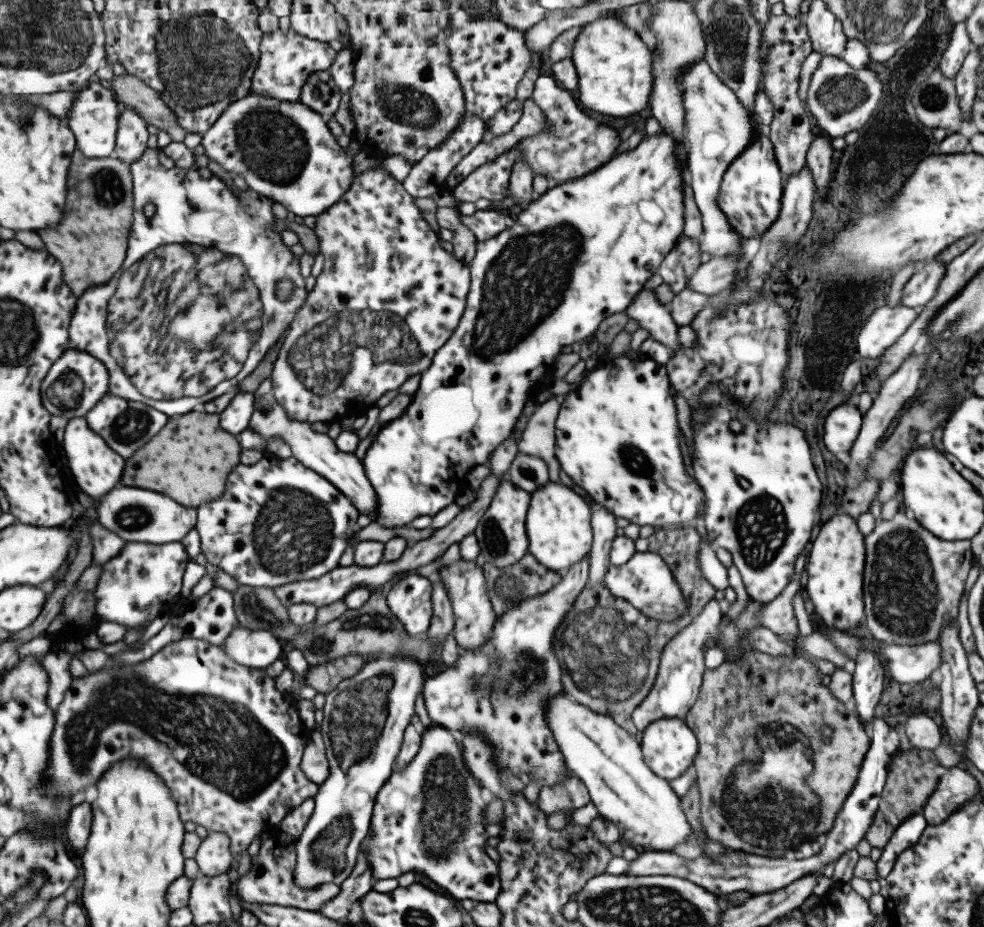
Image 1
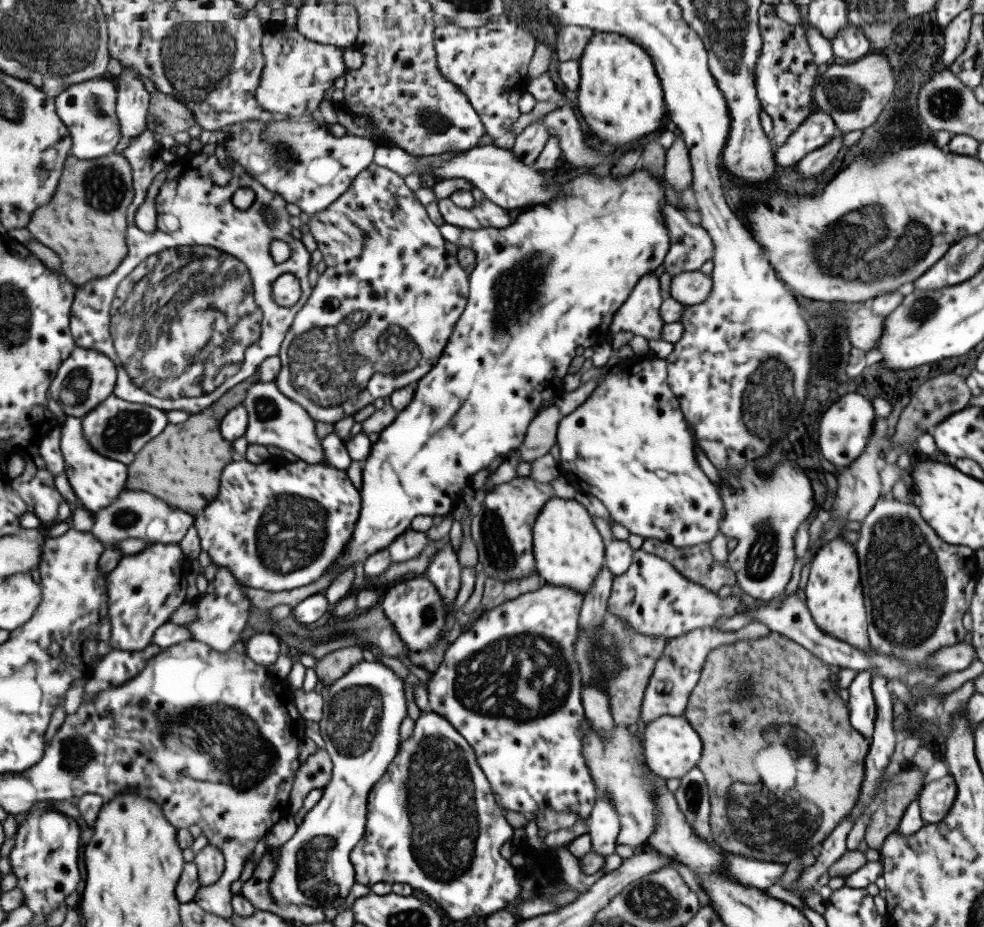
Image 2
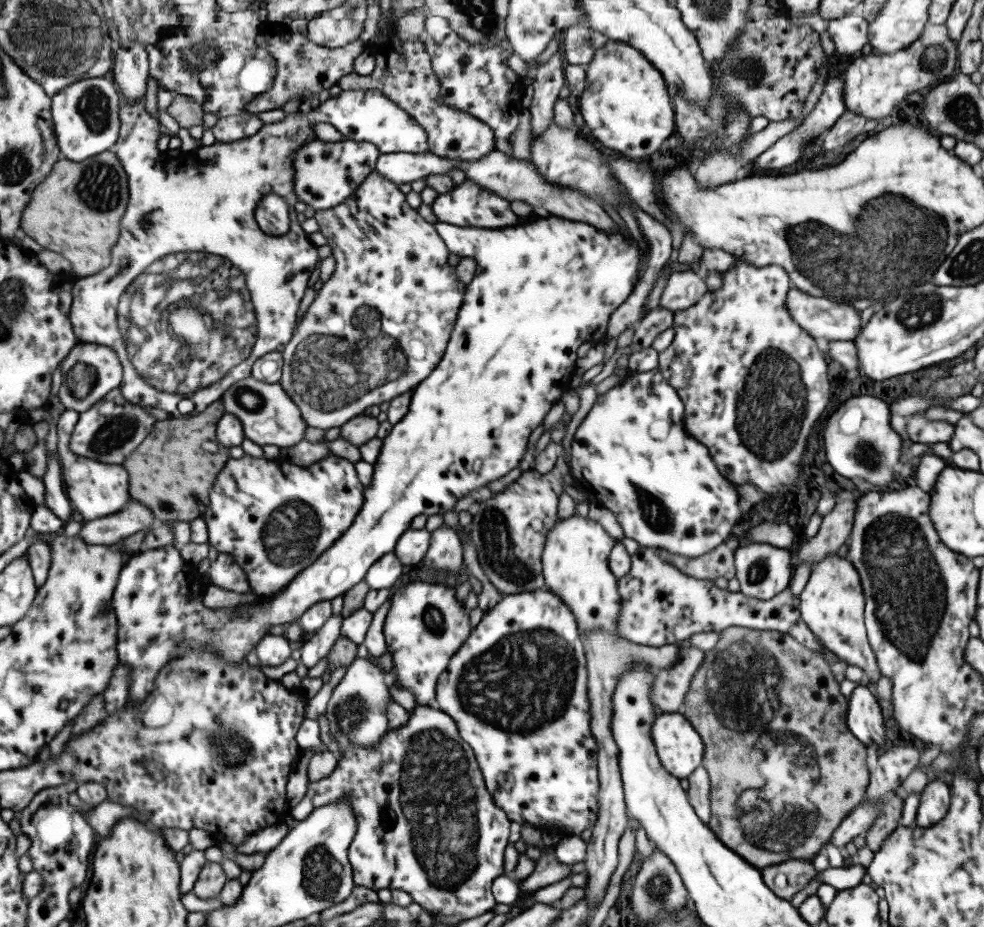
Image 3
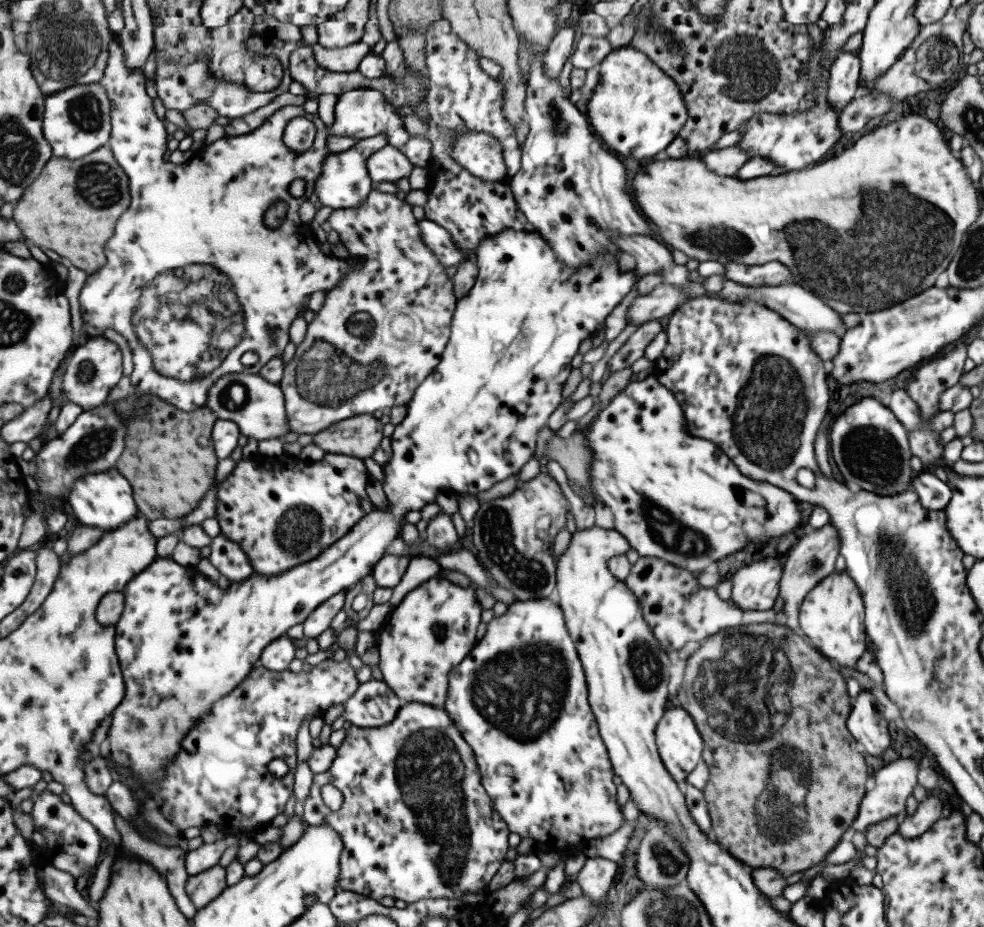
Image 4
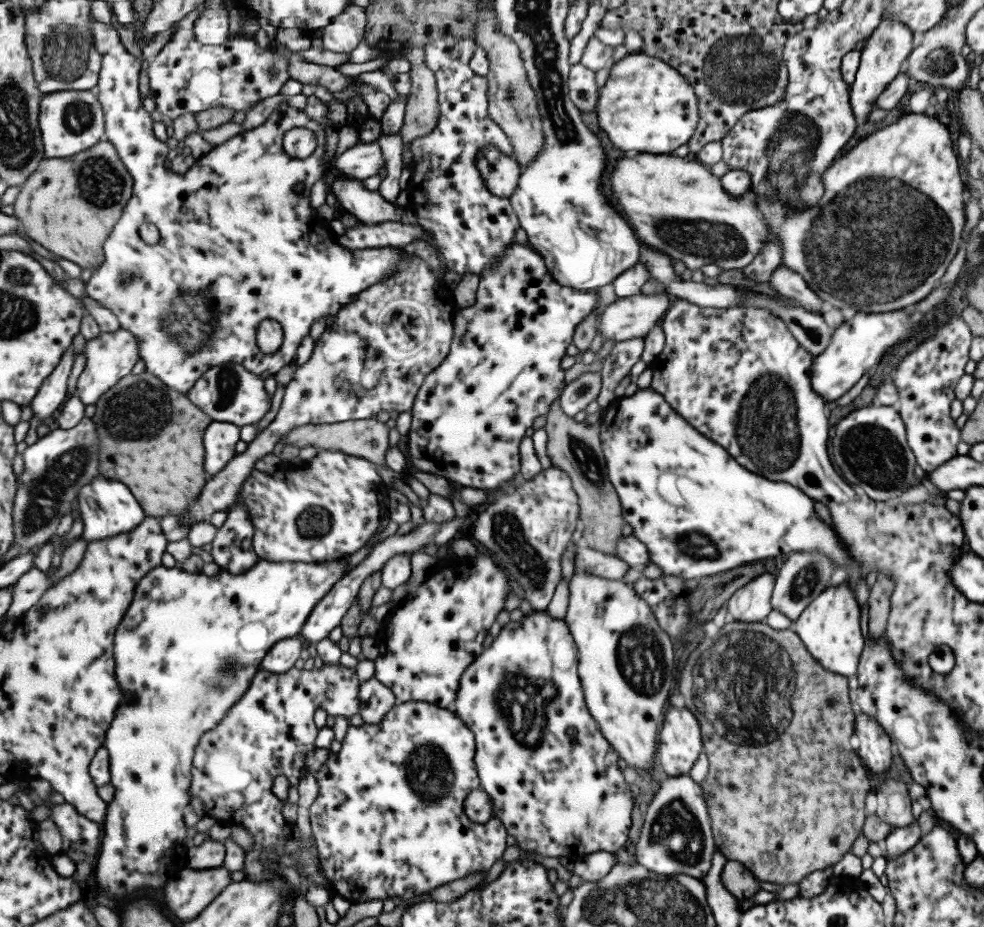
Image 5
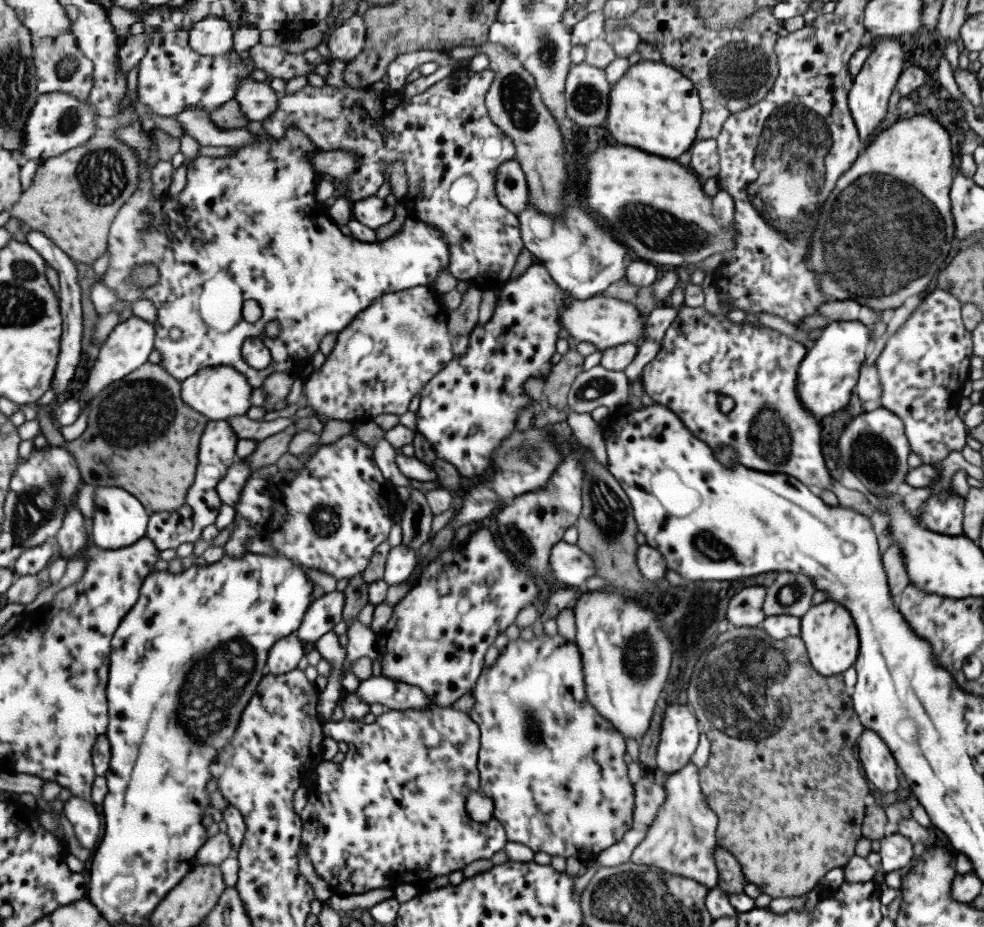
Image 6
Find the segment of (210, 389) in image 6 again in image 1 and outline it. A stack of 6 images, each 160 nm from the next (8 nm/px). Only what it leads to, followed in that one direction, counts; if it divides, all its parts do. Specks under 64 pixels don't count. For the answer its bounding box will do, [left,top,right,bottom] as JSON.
[248,394,377,521]

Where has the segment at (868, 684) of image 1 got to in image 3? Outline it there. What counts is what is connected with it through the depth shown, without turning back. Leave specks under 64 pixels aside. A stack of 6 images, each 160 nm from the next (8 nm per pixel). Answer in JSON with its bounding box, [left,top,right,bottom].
[846,685,885,747]

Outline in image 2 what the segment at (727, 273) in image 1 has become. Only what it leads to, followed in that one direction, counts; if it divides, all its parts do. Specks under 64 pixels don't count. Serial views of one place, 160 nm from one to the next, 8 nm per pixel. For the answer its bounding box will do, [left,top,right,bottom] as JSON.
[670,270,711,305]

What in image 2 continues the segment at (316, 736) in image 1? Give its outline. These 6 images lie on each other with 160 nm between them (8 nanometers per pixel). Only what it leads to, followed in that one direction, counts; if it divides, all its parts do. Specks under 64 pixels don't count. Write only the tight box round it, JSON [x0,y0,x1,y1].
[288,748,332,816]

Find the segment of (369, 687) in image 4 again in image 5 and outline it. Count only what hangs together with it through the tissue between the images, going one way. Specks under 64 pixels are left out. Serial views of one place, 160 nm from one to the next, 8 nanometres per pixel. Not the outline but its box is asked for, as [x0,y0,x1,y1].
[358,678,397,724]

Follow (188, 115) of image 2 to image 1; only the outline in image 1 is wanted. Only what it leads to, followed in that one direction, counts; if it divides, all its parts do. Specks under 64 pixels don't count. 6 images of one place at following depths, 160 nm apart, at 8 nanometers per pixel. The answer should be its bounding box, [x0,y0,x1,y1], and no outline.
[110,73,187,142]

